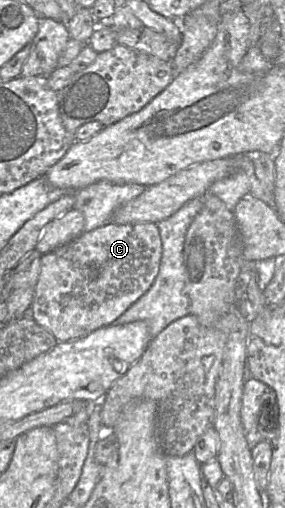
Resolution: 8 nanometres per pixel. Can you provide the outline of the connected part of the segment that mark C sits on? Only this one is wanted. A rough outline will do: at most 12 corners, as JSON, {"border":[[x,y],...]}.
{"border":[[157,223],[42,255],[31,318],[58,342],[113,324],[156,279]]}

